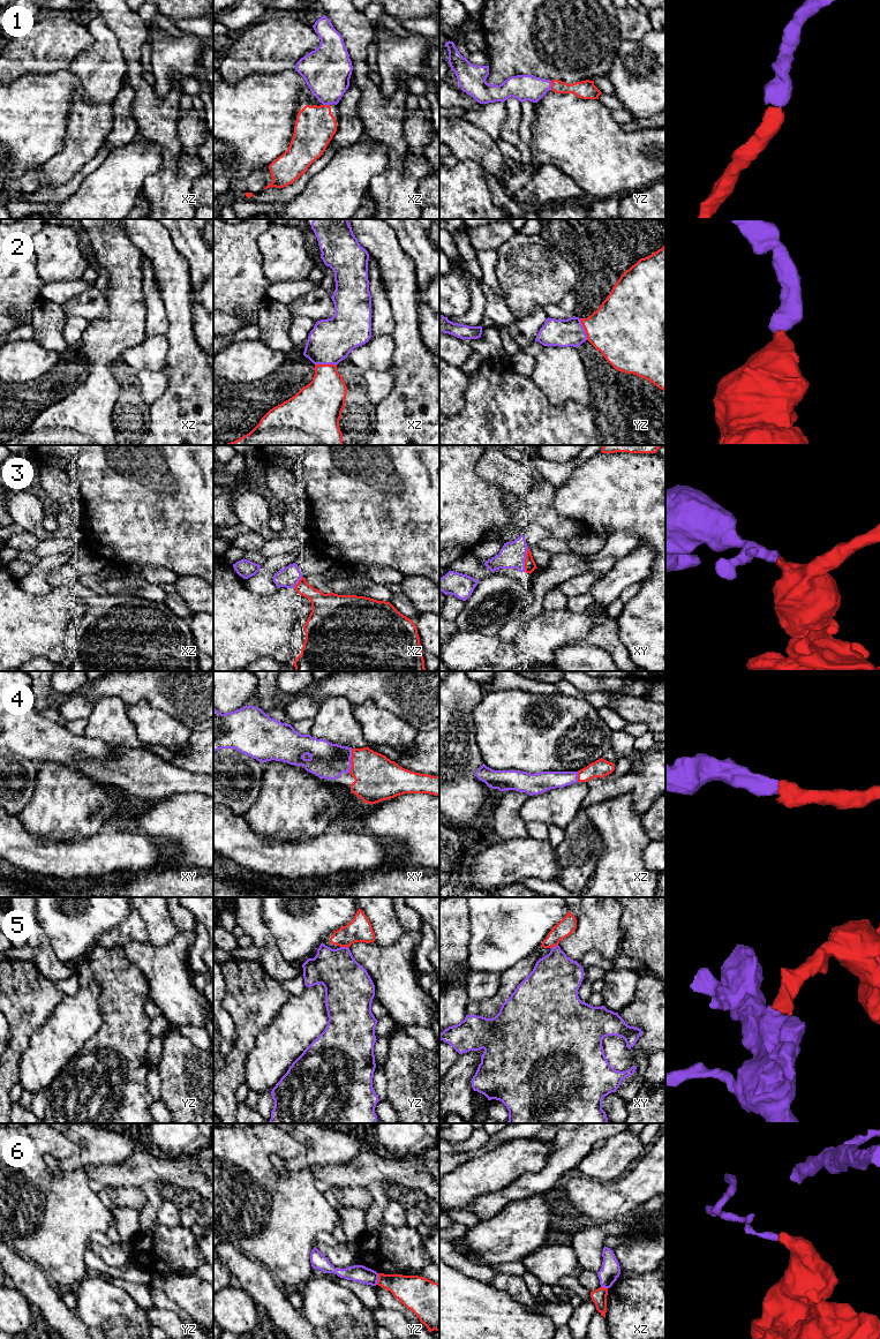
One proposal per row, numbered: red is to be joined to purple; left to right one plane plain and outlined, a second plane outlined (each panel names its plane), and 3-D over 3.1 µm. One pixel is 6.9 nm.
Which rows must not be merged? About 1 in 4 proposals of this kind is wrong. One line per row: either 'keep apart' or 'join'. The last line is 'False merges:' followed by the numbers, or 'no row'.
1: join
2: join
3: join
4: join
5: keep apart
6: keep apart
False merges: 5, 6

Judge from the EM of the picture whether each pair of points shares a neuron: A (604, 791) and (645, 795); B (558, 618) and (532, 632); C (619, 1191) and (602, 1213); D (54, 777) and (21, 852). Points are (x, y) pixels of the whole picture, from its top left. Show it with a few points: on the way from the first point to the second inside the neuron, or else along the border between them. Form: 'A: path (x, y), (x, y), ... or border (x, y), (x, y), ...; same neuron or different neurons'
A: path (615, 788), (634, 785); same neuron
B: path (551, 625), (544, 632), (539, 632); same neuron
C: path (614, 1197), (603, 1208); same neuron
D: border (17, 815), (29, 832), (55, 842); different neurons

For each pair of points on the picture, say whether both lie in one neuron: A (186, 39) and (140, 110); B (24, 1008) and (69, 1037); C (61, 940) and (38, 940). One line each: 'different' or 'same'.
A: different
B: different
C: different

